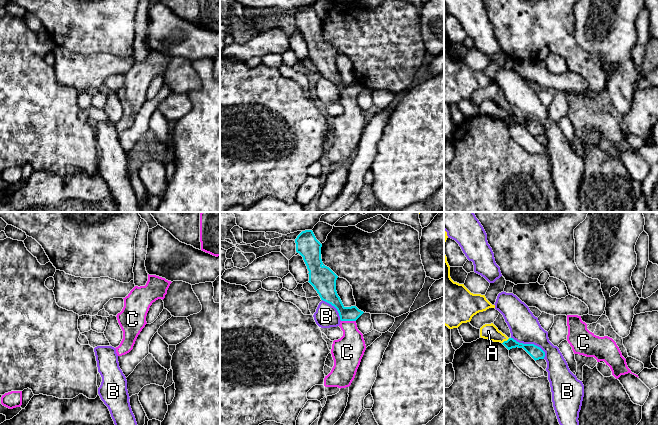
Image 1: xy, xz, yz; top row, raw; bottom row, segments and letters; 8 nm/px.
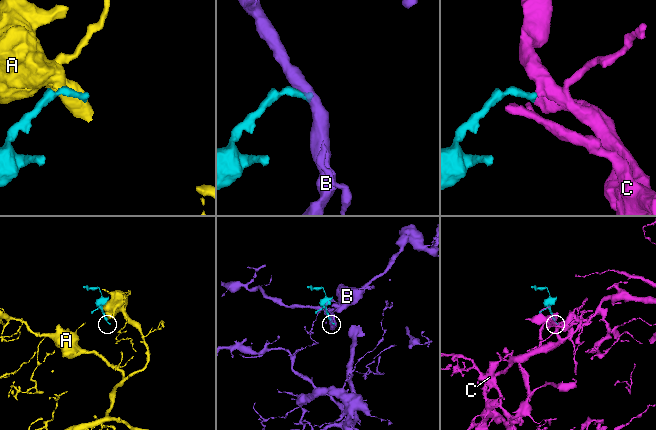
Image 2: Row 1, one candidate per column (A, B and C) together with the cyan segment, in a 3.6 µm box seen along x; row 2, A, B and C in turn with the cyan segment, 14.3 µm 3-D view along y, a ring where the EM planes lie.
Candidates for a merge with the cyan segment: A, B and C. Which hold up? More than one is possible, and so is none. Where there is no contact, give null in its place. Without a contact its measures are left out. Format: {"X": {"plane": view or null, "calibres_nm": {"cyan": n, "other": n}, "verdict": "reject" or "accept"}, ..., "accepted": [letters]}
{"A": {"plane": "yz", "calibres_nm": {"cyan": 100, "other": 130}, "verdict": "reject"}, "B": {"plane": "yz", "calibres_nm": {"cyan": 100, "other": 240}, "verdict": "reject"}, "C": {"plane": "xz", "calibres_nm": {"cyan": 120, "other": 240}, "verdict": "accept"}, "accepted": ["C"]}

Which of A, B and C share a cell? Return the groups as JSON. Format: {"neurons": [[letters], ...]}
{"neurons": [["A"], ["B"], ["C"]]}

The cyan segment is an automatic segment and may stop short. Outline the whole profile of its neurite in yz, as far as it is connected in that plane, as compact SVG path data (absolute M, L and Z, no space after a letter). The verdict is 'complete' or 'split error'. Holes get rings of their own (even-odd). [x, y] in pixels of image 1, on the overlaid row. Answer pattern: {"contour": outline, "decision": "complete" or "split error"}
{"contour": "M509 338L507 341L502 343L508 350L512 348L523 348L535 361L539 359L544 359L545 352L538 346L534 344L523 344L519 343L513 338Z", "decision": "complete"}

